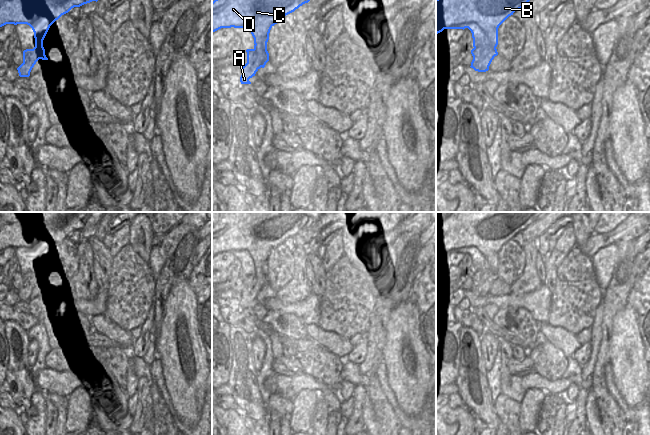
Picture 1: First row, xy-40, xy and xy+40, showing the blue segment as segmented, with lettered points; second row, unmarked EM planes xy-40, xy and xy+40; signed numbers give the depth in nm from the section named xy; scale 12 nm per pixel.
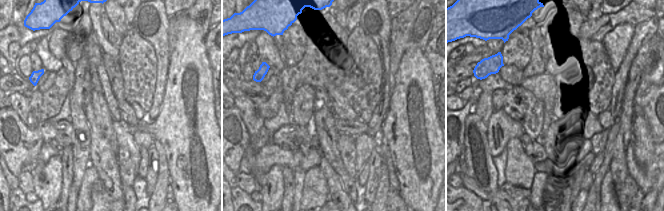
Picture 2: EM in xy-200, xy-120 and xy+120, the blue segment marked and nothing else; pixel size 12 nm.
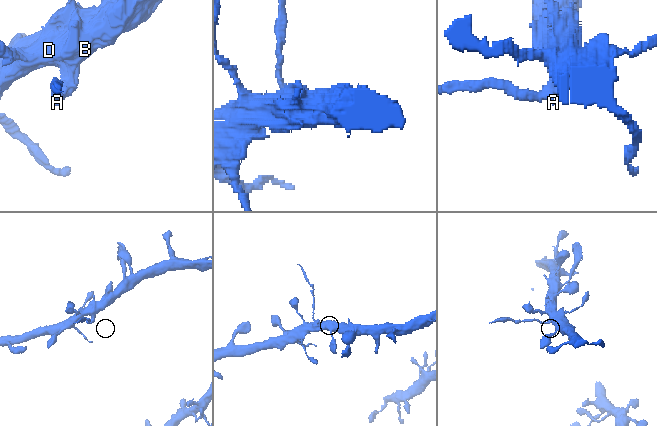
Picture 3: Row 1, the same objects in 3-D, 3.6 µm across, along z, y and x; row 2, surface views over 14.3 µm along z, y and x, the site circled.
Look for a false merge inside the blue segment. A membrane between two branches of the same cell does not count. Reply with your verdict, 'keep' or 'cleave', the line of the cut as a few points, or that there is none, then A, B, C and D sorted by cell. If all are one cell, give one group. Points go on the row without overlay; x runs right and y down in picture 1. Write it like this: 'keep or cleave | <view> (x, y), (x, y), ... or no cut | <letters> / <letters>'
cleave | xy+40 (474, 270), (491, 269), (495, 272) | A / B C D

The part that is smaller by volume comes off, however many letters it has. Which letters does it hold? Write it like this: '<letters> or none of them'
A

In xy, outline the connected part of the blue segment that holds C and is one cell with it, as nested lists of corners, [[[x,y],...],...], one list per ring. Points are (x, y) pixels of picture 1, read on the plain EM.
[[[222,212],[212,226],[212,256],[221,252],[246,252],[254,262],[254,273],[264,271],[271,252],[286,239],[319,220],[326,212]]]

